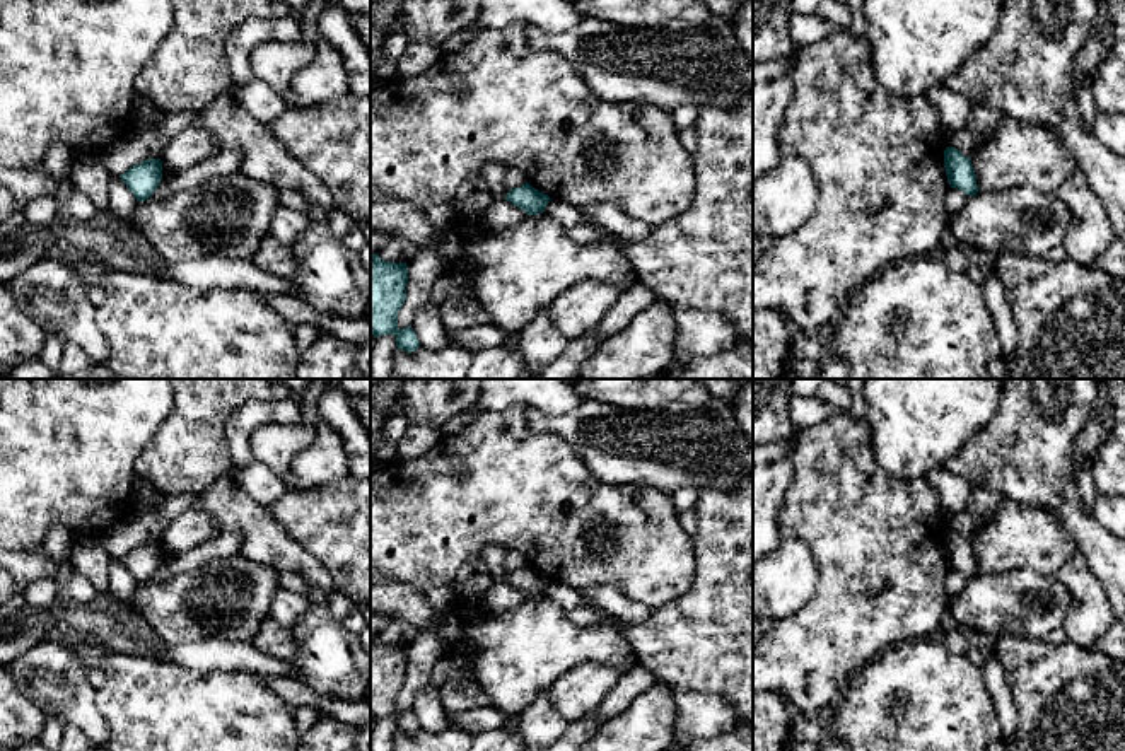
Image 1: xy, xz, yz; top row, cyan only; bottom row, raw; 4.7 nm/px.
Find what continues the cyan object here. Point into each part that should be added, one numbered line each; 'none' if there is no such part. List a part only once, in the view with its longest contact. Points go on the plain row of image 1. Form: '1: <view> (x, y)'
none

